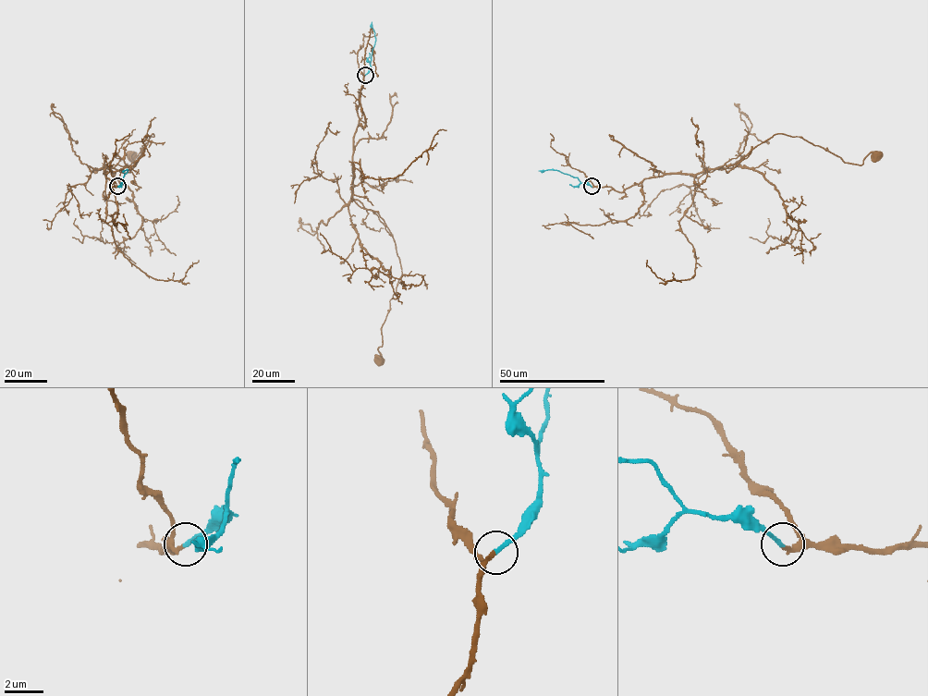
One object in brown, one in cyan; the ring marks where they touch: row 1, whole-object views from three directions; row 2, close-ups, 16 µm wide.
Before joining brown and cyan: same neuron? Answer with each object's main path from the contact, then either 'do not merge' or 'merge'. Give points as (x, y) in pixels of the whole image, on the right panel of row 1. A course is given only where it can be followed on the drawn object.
brown runs (592, 186), (623, 192), (645, 178), (732, 165), (780, 133), (845, 163), (877, 155); cyan runs (592, 186), (557, 170), (539, 170); merge

